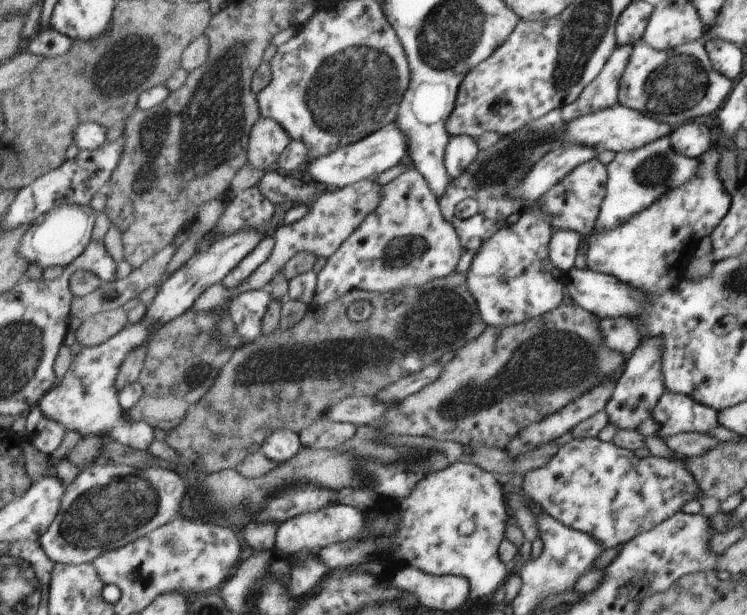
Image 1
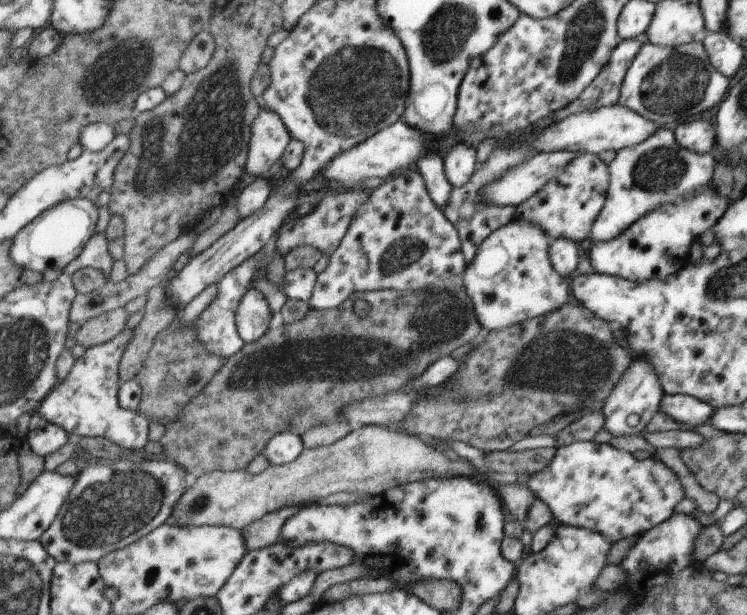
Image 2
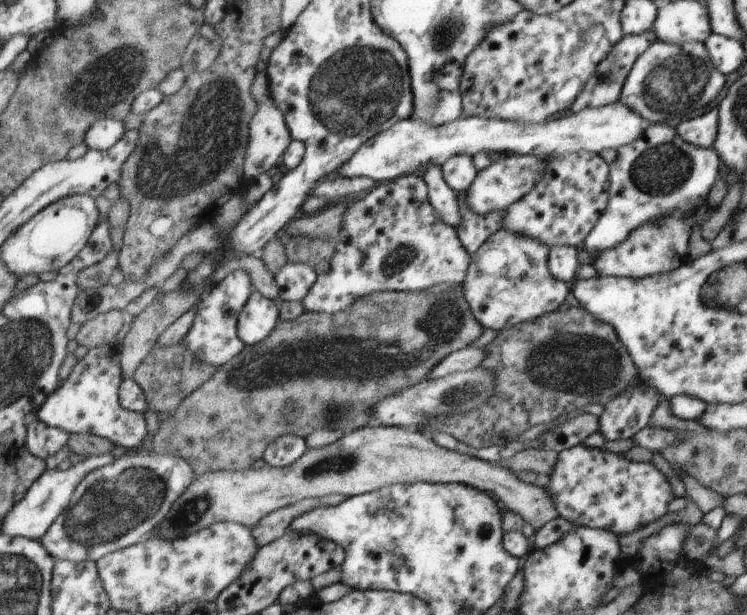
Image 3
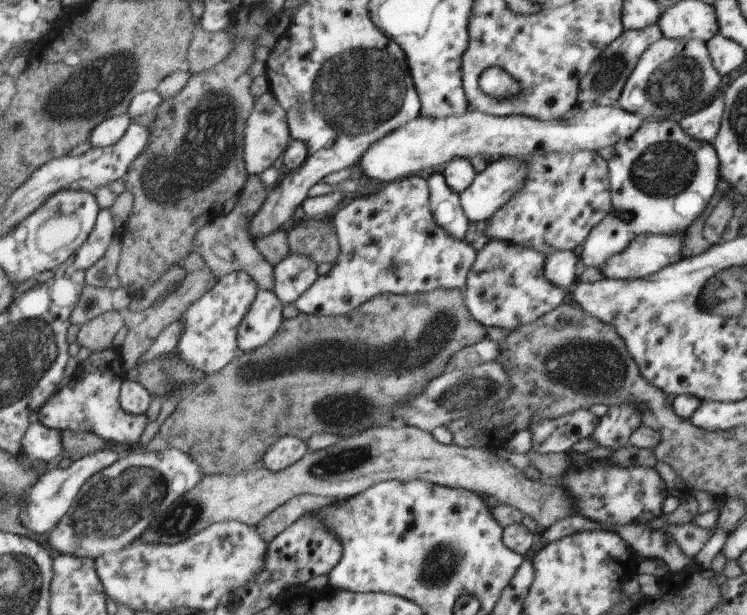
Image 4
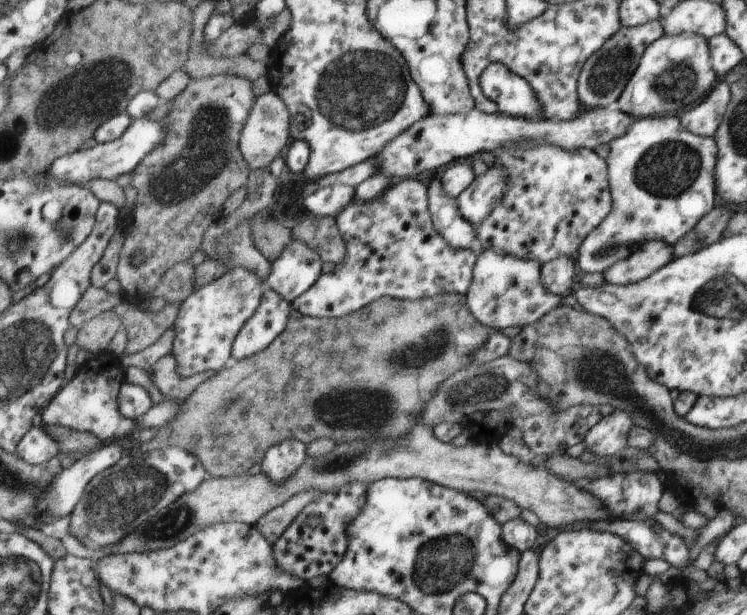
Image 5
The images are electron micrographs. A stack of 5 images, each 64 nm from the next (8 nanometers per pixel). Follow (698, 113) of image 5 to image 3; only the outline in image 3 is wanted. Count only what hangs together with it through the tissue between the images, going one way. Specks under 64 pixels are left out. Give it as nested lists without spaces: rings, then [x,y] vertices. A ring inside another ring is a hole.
[[[718,108],[700,114],[694,120],[683,120],[676,126],[678,136],[696,148],[713,148],[717,135]]]

